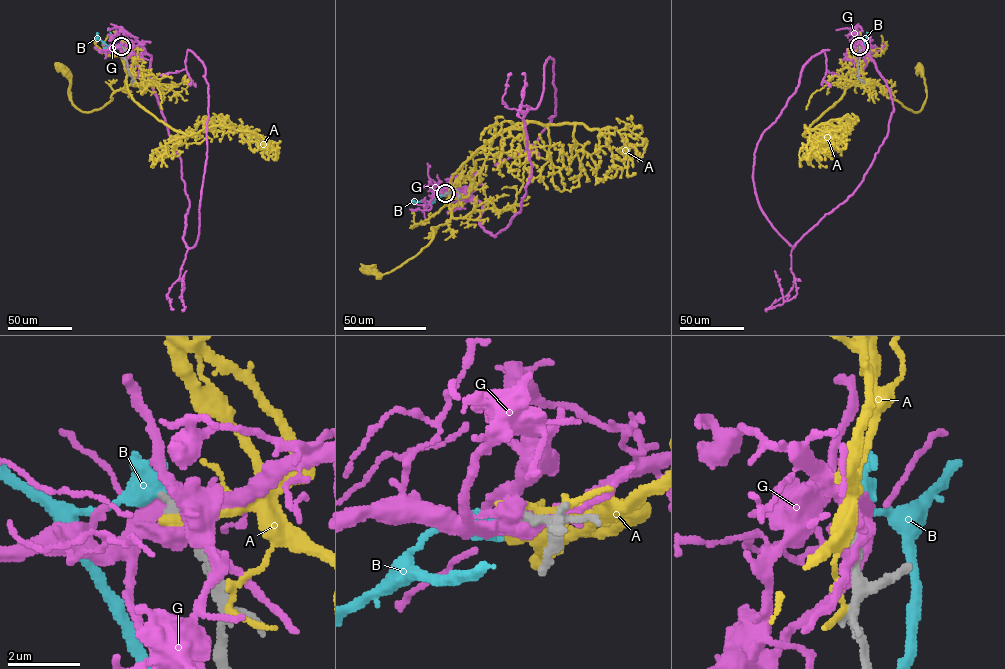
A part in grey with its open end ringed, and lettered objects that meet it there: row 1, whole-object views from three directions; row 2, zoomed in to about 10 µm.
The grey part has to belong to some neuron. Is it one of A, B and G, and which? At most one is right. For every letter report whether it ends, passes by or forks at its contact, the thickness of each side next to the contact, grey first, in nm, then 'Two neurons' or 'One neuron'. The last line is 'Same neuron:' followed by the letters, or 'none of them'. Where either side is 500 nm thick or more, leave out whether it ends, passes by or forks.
A: It ends there. Thickness 400 nm (grey) against 280 nm. Two neurons
B: It forks there. Thickness 320 nm (grey) against 380 nm. Two neurons
G: It forks there. Thickness 440 nm (grey) against 400 nm. Two neurons
Same neuron: none of them

